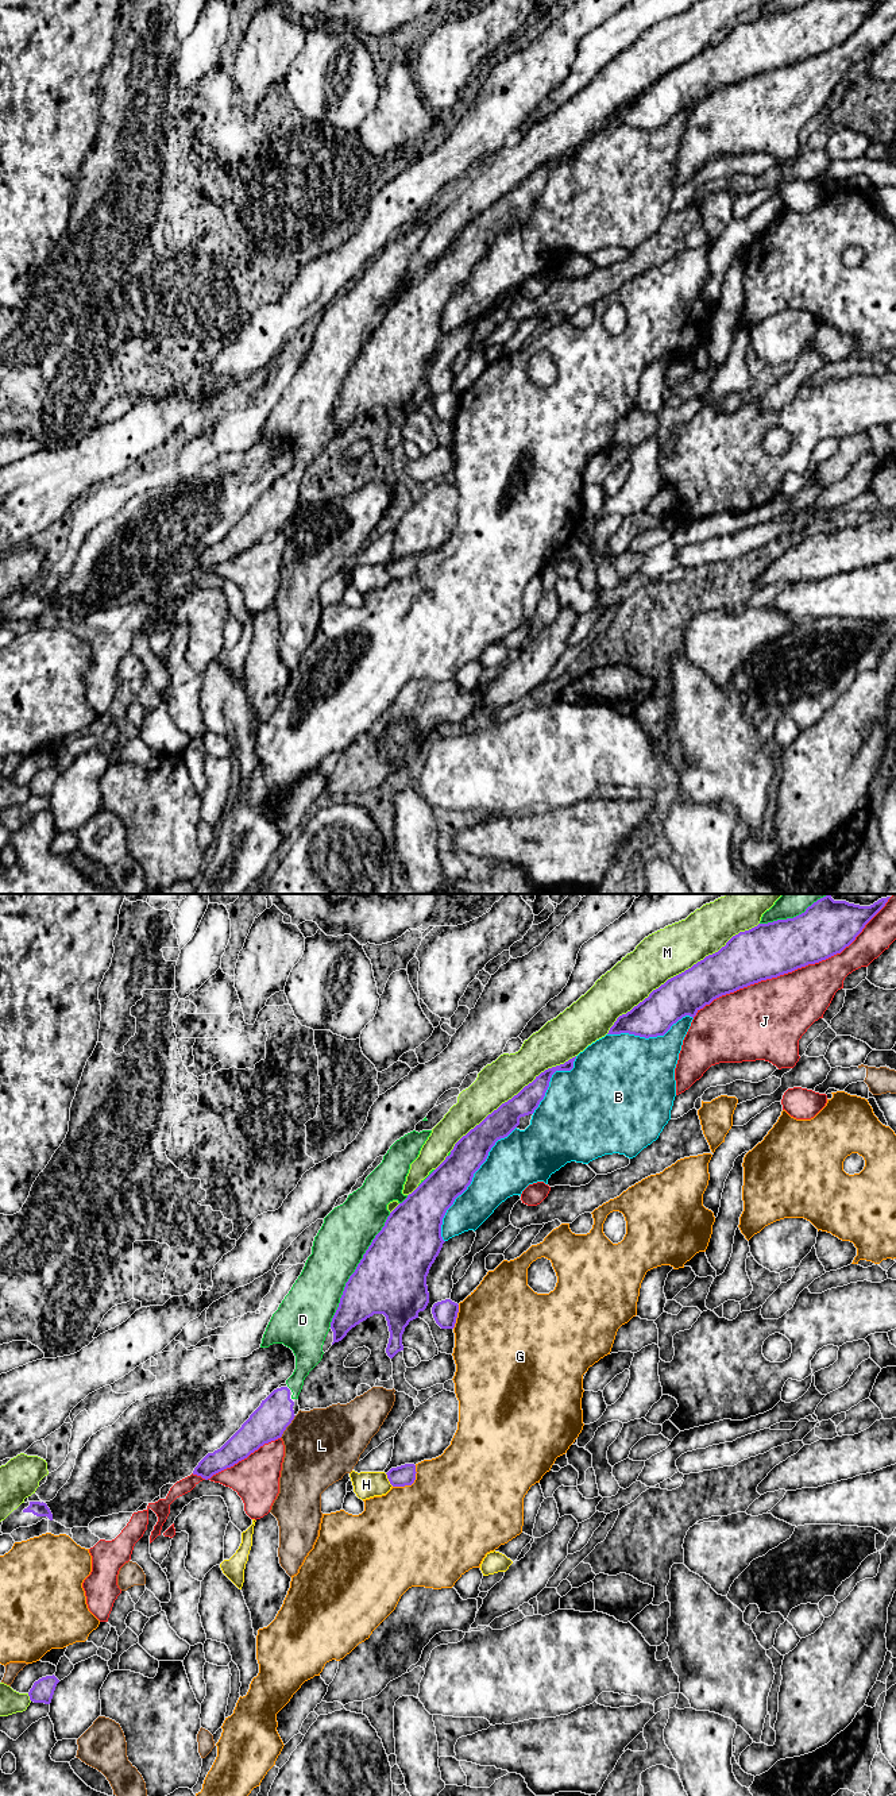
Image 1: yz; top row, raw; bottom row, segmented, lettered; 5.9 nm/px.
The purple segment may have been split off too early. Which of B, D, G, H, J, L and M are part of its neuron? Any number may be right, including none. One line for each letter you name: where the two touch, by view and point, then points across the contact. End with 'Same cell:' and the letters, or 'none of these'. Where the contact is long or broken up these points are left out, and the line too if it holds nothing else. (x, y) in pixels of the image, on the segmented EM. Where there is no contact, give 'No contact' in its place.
D: Touches purple at yz (355, 1270)
Same cell: D

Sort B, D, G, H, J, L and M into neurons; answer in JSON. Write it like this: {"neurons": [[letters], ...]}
{"neurons": [["B"], ["D"], ["G"], ["H"], ["J"], ["L"], ["M"]]}

